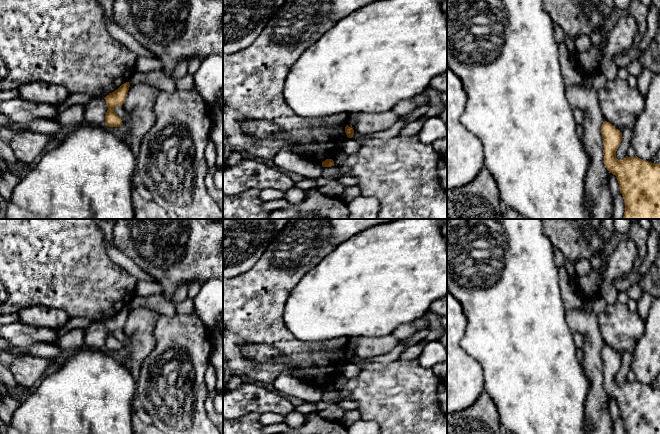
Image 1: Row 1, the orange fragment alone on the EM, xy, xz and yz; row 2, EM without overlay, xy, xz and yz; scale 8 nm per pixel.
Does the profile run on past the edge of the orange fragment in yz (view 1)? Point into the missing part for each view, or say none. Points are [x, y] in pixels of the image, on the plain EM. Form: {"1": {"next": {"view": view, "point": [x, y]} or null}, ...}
{"1": {"next": null}}

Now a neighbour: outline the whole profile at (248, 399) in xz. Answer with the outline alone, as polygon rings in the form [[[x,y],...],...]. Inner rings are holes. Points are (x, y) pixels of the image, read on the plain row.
[[[251,383],[240,388],[227,390],[223,394],[223,417],[238,419],[247,414],[277,413],[288,415],[295,410],[294,405],[283,394],[269,391]]]

